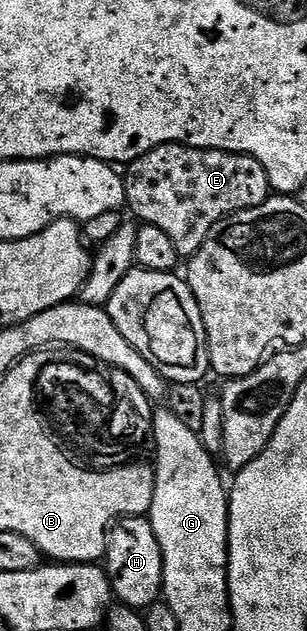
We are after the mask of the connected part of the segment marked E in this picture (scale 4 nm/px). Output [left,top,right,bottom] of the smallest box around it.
[124,145,271,258]

